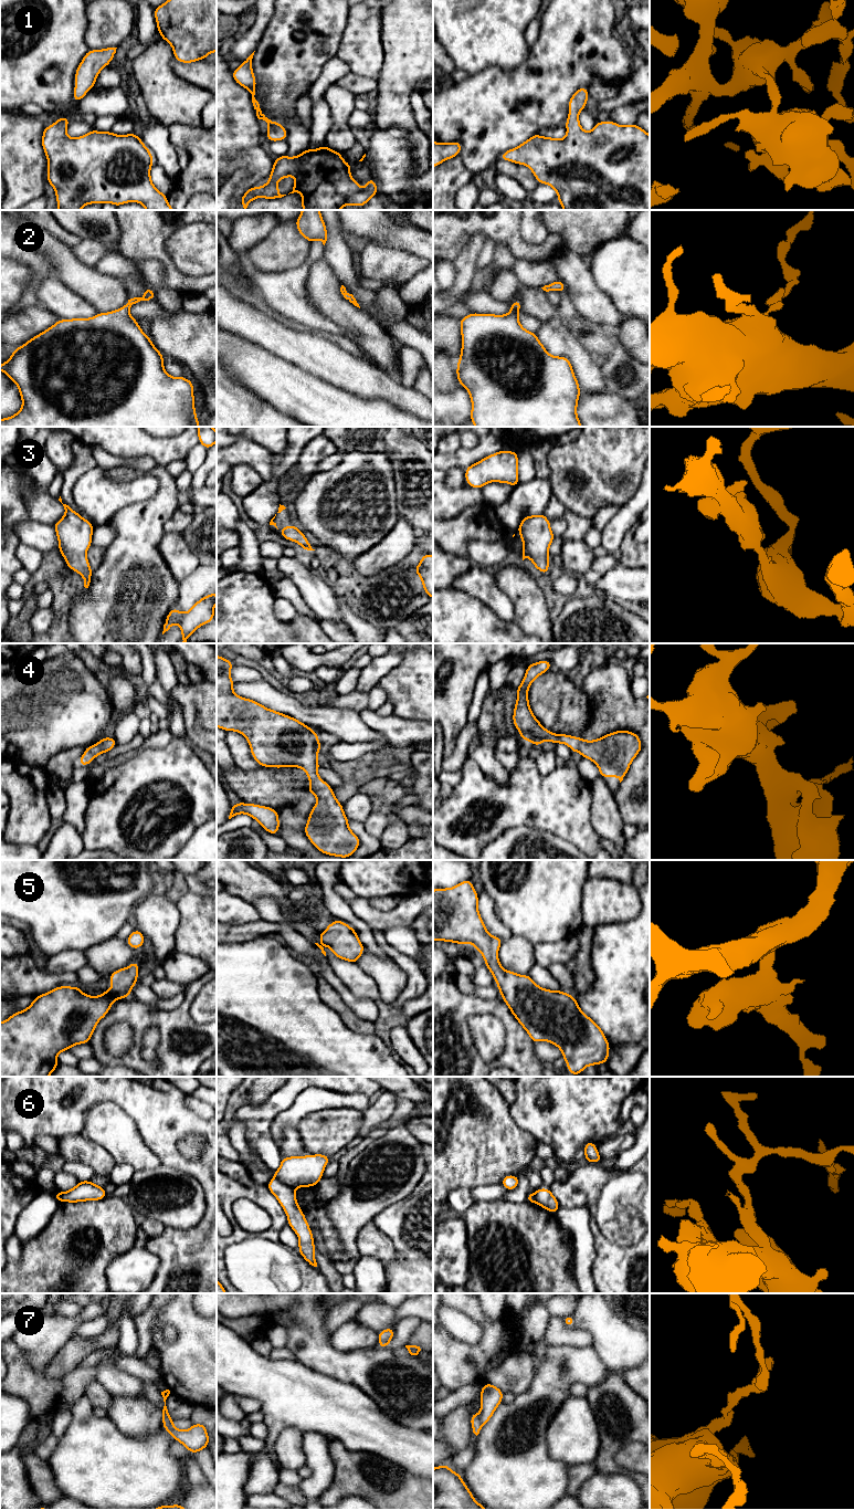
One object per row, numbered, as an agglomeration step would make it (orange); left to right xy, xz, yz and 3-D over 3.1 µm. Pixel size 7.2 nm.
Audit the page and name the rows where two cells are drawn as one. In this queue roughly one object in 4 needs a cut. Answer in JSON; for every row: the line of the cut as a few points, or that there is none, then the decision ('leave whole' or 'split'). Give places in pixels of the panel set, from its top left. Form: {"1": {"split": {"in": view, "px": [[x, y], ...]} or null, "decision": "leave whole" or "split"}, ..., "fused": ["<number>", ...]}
{"1": {"split": null, "decision": "leave whole"}, "2": {"split": null, "decision": "leave whole"}, "3": {"split": null, "decision": "leave whole"}, "4": {"split": null, "decision": "leave whole"}, "5": {"split": null, "decision": "leave whole"}, "6": {"split": {"in": "xz", "px": [[274, 1176], [293, 1188]]}, "decision": "split"}, "7": {"split": {"in": "yz", "px": [[477, 1414], [483, 1424]]}, "decision": "split"}, "fused": ["6", "7"]}

